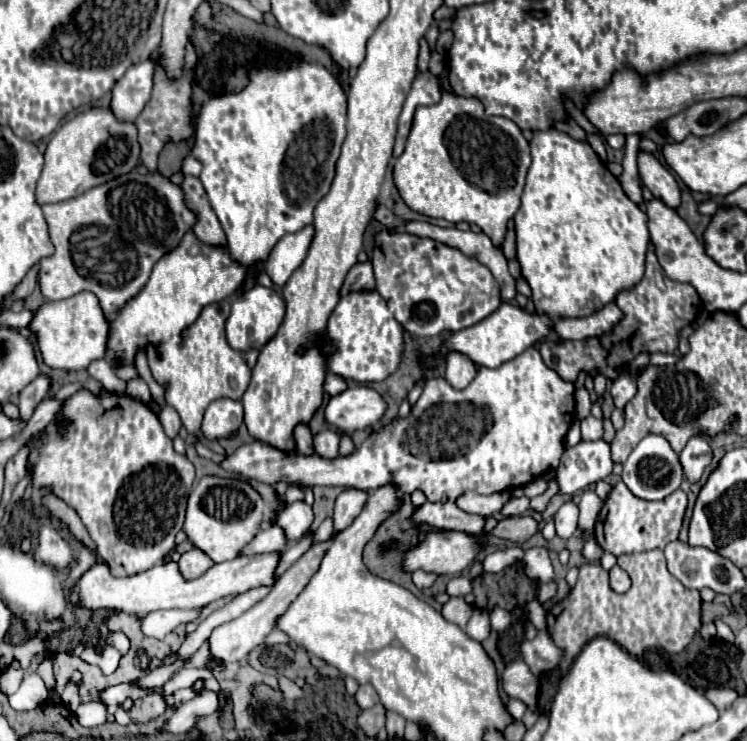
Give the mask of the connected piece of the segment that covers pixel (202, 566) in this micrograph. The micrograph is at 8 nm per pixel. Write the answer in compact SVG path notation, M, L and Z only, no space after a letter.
M195 546L187 552L181 554L179 558L179 570L181 574L187 578L187 580L193 580L197 576L201 576L205 570L209 570L215 562L203 552L203 550L197 550Z

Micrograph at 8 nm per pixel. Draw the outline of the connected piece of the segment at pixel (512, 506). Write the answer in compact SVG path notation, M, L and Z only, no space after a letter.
M523 496L523 498L513 498L513 500L509 500L509 502L503 506L501 514L503 514L503 516L521 516L521 514L525 514L527 510L529 510L529 498Z

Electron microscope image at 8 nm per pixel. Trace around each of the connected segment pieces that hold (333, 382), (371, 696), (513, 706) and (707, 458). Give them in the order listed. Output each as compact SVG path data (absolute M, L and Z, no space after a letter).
M327 374L327 376L325 376L323 390L325 390L327 394L335 396L335 394L341 394L345 388L347 388L347 384L345 384L343 378L339 378L339 376L335 376L335 374Z
M369 684L359 686L359 690L357 690L357 694L355 694L355 700L357 700L359 708L363 708L363 710L367 710L367 708L371 708L373 704L377 704L377 702L379 702L377 692L375 692L375 690L373 690L373 686L369 686Z
M513 698L507 702L505 708L507 708L507 712L509 712L515 720L521 720L523 714L525 714L525 710L527 710L527 706L525 706L521 700L513 700Z
M693 436L687 442L683 452L679 454L679 460L683 464L683 472L689 482L697 482L701 478L703 470L711 462L711 456L713 456L711 446L703 436Z

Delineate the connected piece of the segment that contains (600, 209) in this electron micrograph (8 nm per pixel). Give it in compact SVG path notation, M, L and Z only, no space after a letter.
M553 128L551 130L535 130L533 138L531 138L531 156L533 156L533 162L531 162L531 168L529 168L529 174L527 174L527 184L525 184L523 196L521 196L521 208L517 210L517 214L513 218L515 220L515 232L517 232L517 260L521 264L523 278L531 286L531 292L533 292L531 298L533 298L533 304L535 304L537 312L553 316L553 318L589 316L589 314L601 310L605 304L613 302L615 296L621 290L633 288L643 278L643 272L645 272L645 252L647 252L647 246L649 246L647 216L639 210L637 204L633 204L625 196L619 180L607 170L607 166L599 160L599 156L593 152L593 148L587 142L579 142L579 140L571 138L569 134L553 130Z

